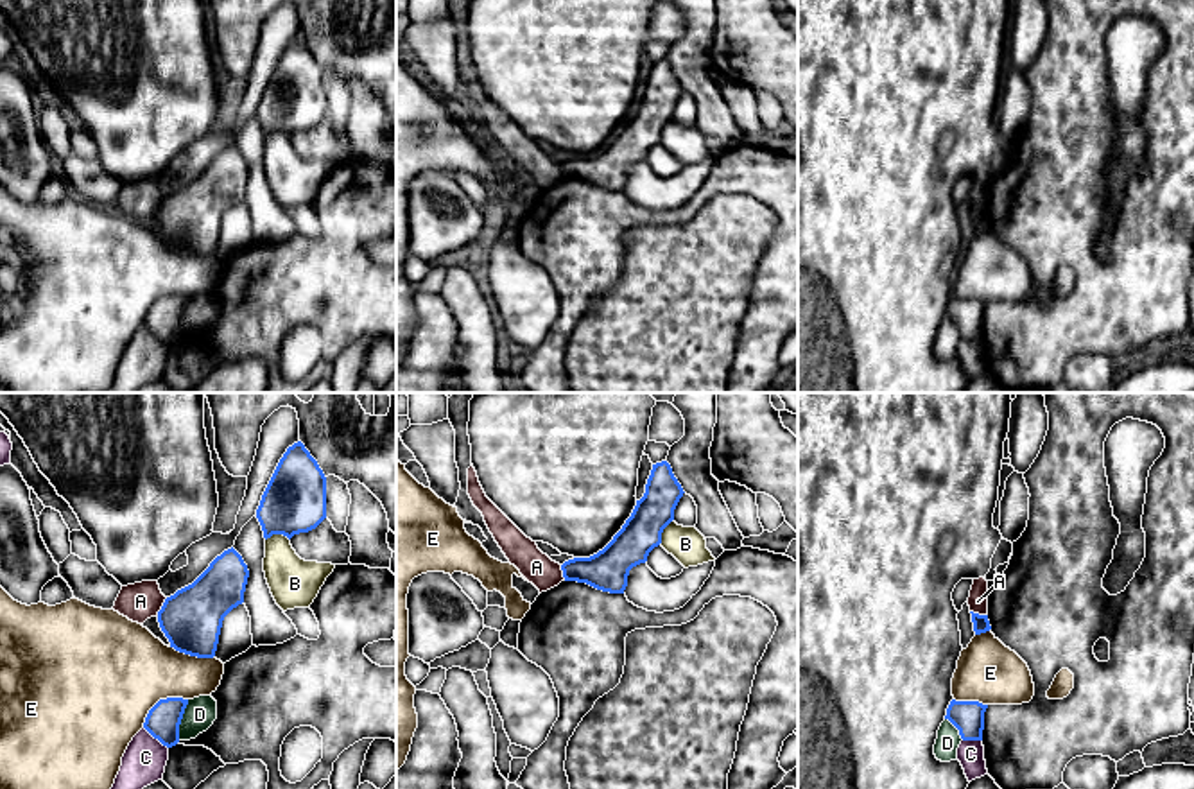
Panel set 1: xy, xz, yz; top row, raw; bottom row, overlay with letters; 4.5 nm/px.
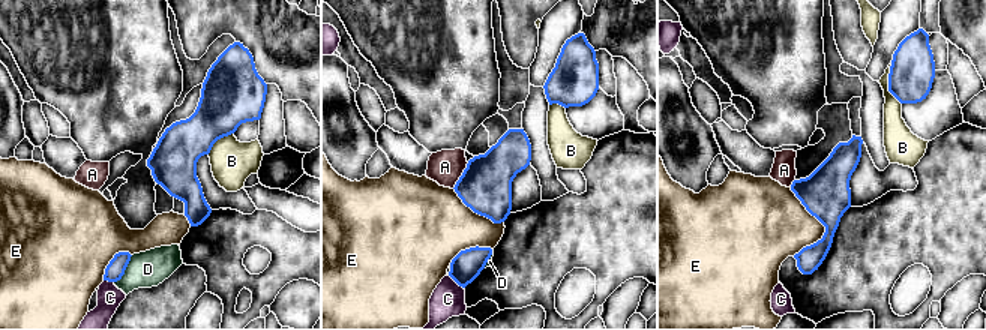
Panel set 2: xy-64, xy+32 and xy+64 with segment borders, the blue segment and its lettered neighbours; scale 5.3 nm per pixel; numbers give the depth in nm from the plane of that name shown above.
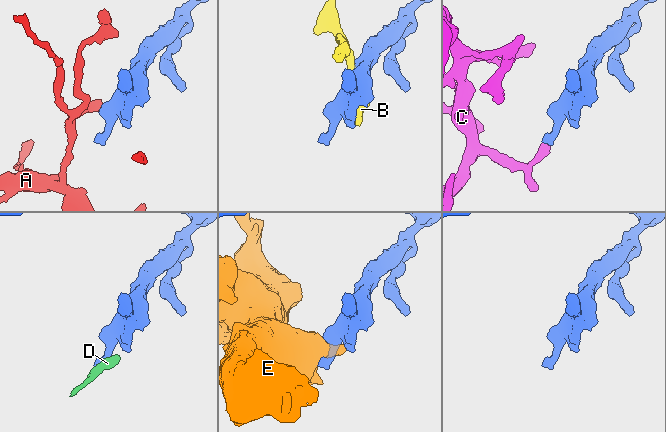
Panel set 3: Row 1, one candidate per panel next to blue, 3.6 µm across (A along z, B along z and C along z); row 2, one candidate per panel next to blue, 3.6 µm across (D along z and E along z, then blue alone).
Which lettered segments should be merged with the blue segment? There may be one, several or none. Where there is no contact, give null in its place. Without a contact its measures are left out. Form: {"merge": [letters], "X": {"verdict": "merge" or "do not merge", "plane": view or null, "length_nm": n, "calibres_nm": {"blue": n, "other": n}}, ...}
{"merge": [], "A": {"verdict": "do not merge", "plane": "xy", "length_nm": 90, "calibres_nm": {"blue": 280, "other": 170}}, "B": {"verdict": "do not merge", "plane": "xy", "length_nm": 110, "calibres_nm": {"blue": 280, "other": 220}}, "C": {"verdict": "do not merge", "plane": "xy", "length_nm": 150, "calibres_nm": {"blue": 150, "other": 190}}, "D": {"verdict": "do not merge", "plane": "xy", "length_nm": 190, "calibres_nm": {"blue": 150, "other": 140}}, "E": {"verdict": "do not merge", "plane": "xy", "length_nm": 240, "calibres_nm": {"blue": 150, "other": 480}}}

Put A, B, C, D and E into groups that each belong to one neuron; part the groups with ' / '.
A D / B / C / E

